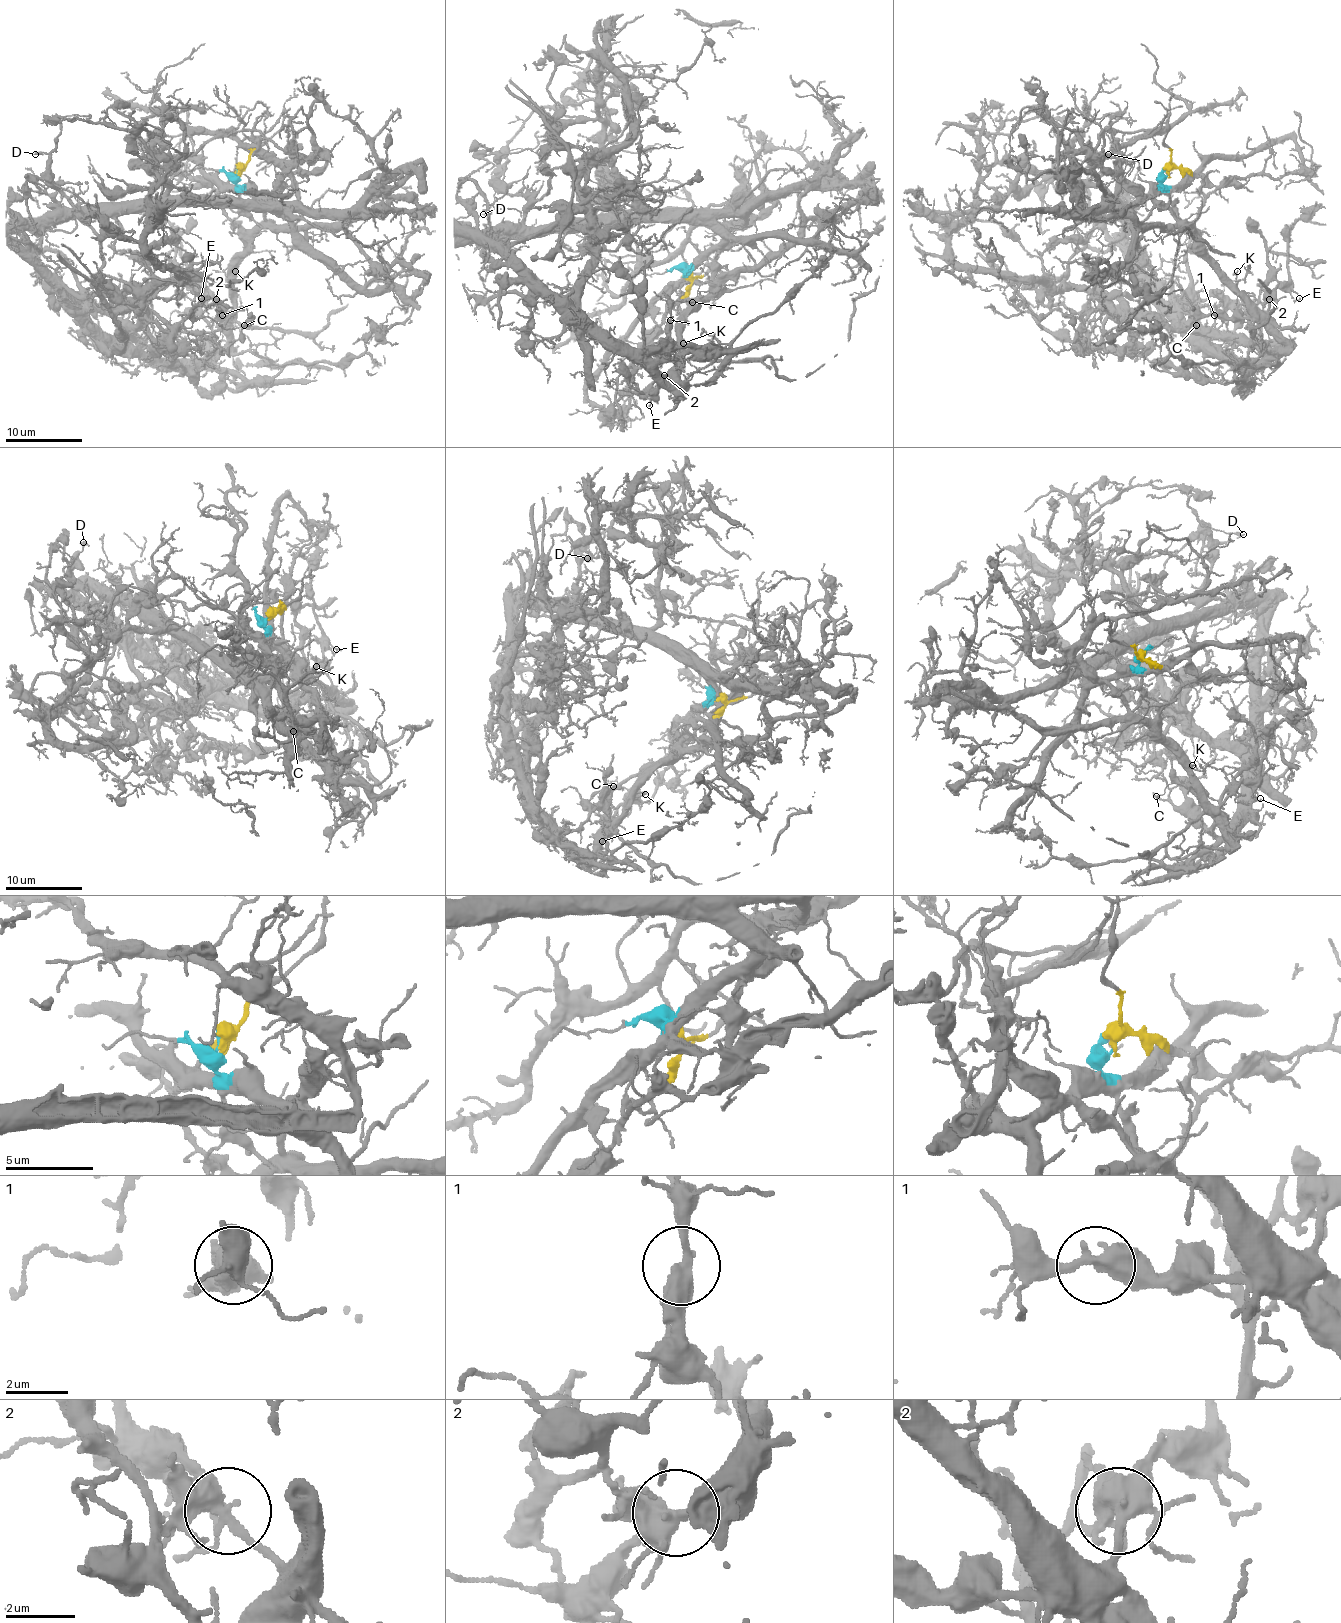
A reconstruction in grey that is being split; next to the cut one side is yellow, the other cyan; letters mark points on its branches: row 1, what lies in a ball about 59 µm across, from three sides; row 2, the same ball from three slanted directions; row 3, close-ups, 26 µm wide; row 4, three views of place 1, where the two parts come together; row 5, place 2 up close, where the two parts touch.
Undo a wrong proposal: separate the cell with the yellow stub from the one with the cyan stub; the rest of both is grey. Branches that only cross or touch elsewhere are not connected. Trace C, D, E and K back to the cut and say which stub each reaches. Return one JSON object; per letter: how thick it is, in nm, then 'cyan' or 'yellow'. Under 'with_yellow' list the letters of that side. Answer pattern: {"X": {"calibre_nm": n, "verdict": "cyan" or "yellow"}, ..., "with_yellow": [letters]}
{"C": {"calibre_nm": 100, "verdict": "yellow"}, "D": {"calibre_nm": 220, "verdict": "cyan"}, "E": {"calibre_nm": 140, "verdict": "yellow"}, "K": {"calibre_nm": 180, "verdict": "yellow"}, "with_yellow": ["C", "E", "K"]}

